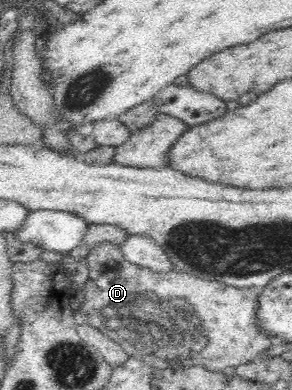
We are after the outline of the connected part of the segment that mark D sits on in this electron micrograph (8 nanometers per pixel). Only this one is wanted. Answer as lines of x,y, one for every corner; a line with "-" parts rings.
101,242
85,256
90,279
85,283
77,306
87,313
86,323
93,325
111,340
118,342
129,356
137,357
155,369
174,367
205,367
222,371
262,357
271,348
271,337
257,323
257,295
251,288
239,288
177,272
153,272
131,264
122,255
120,245

